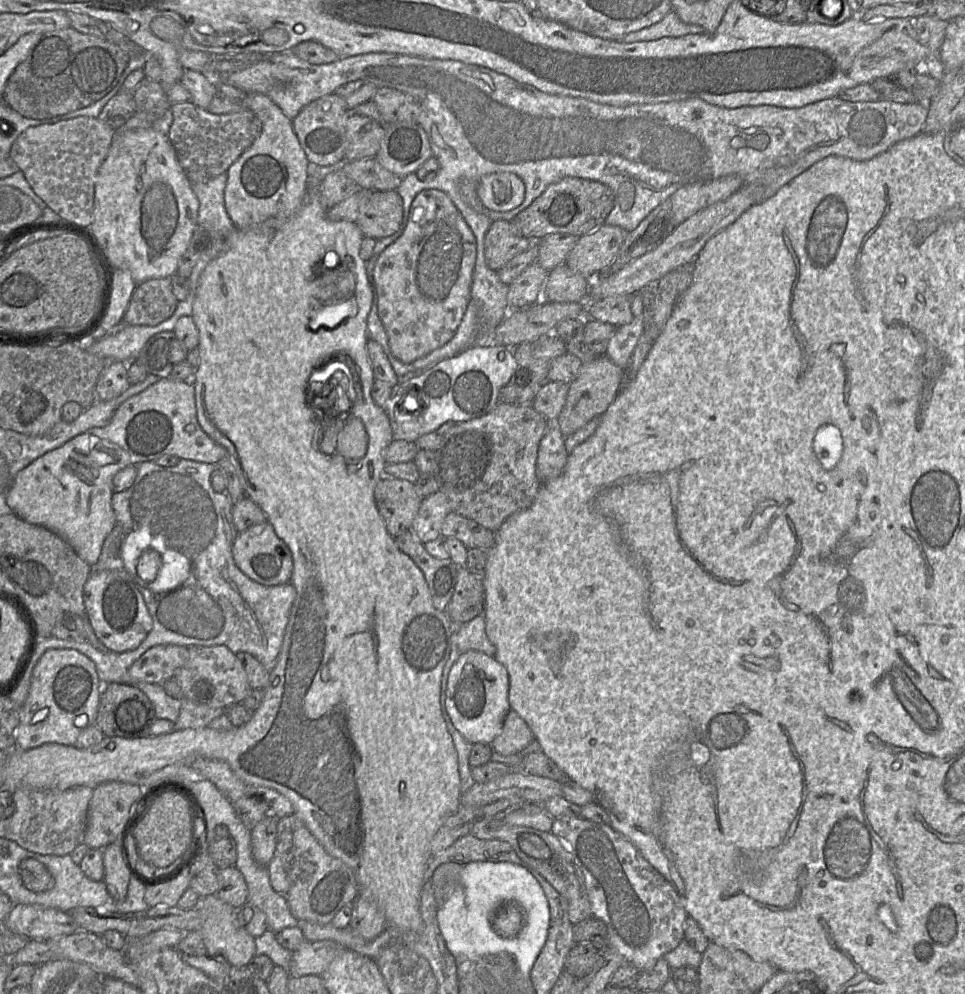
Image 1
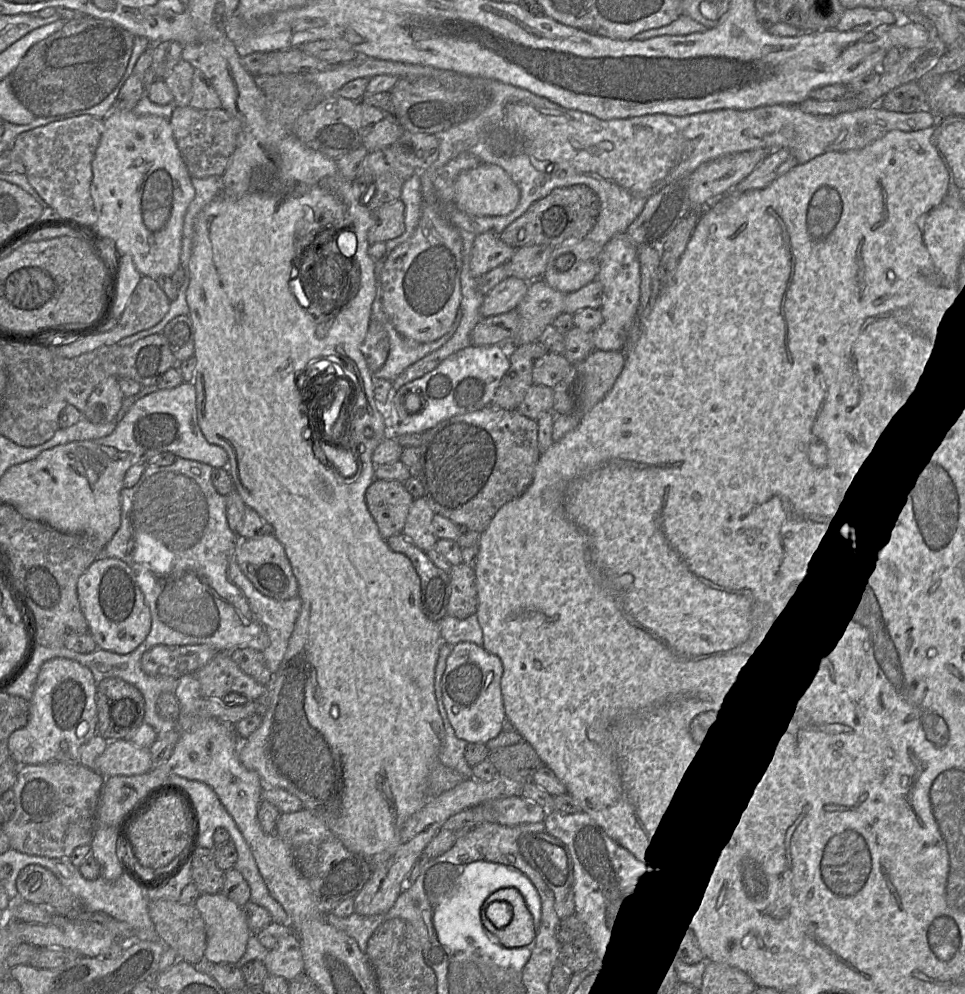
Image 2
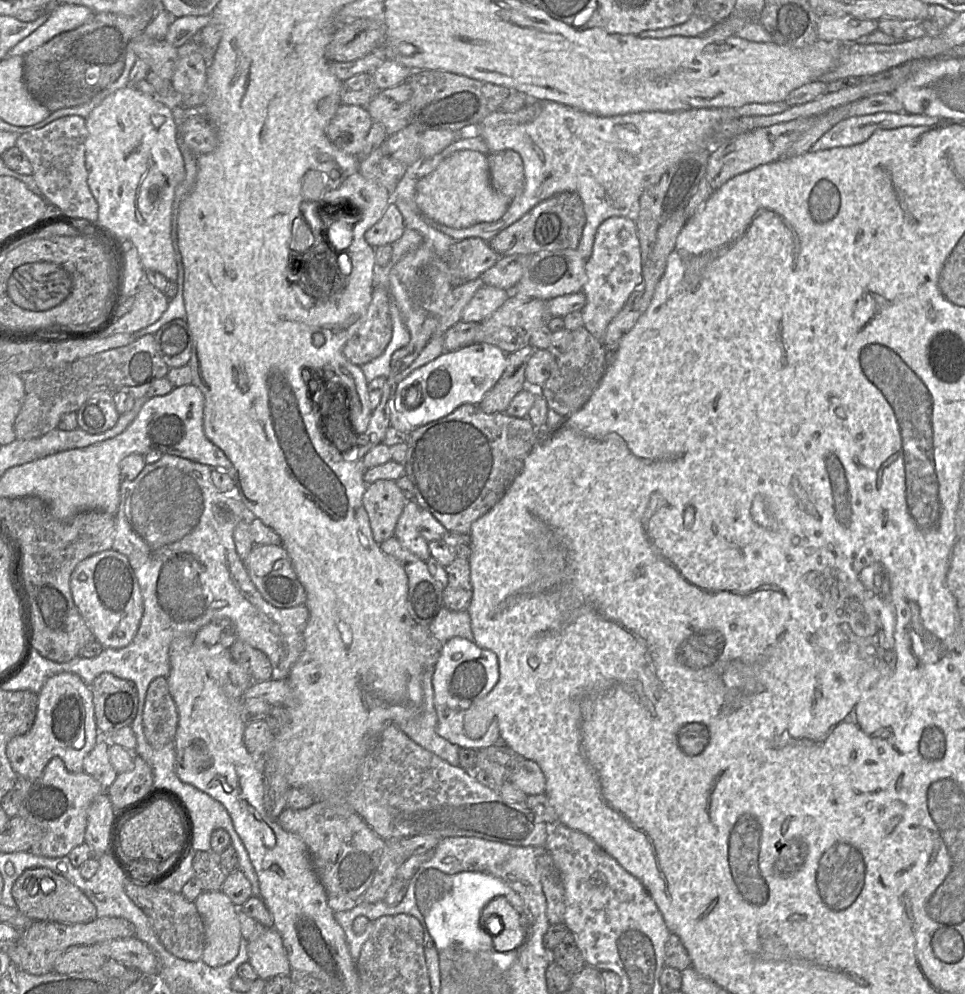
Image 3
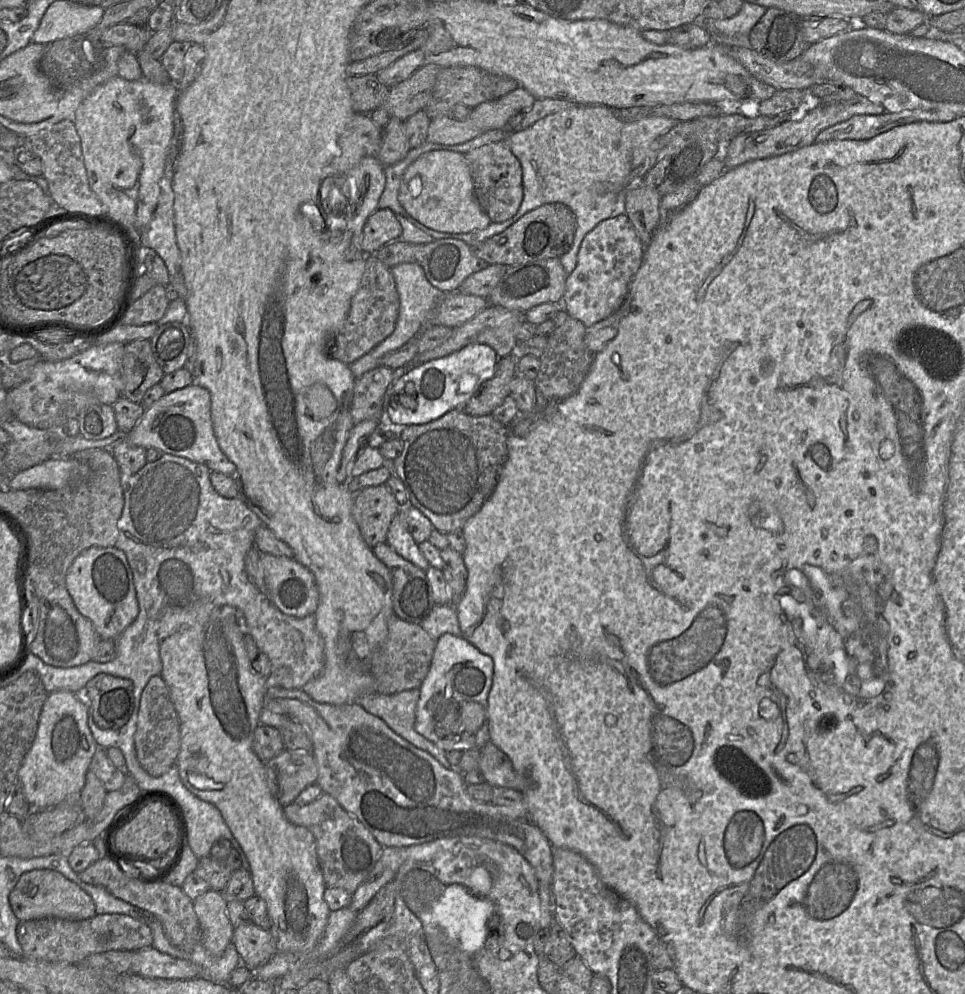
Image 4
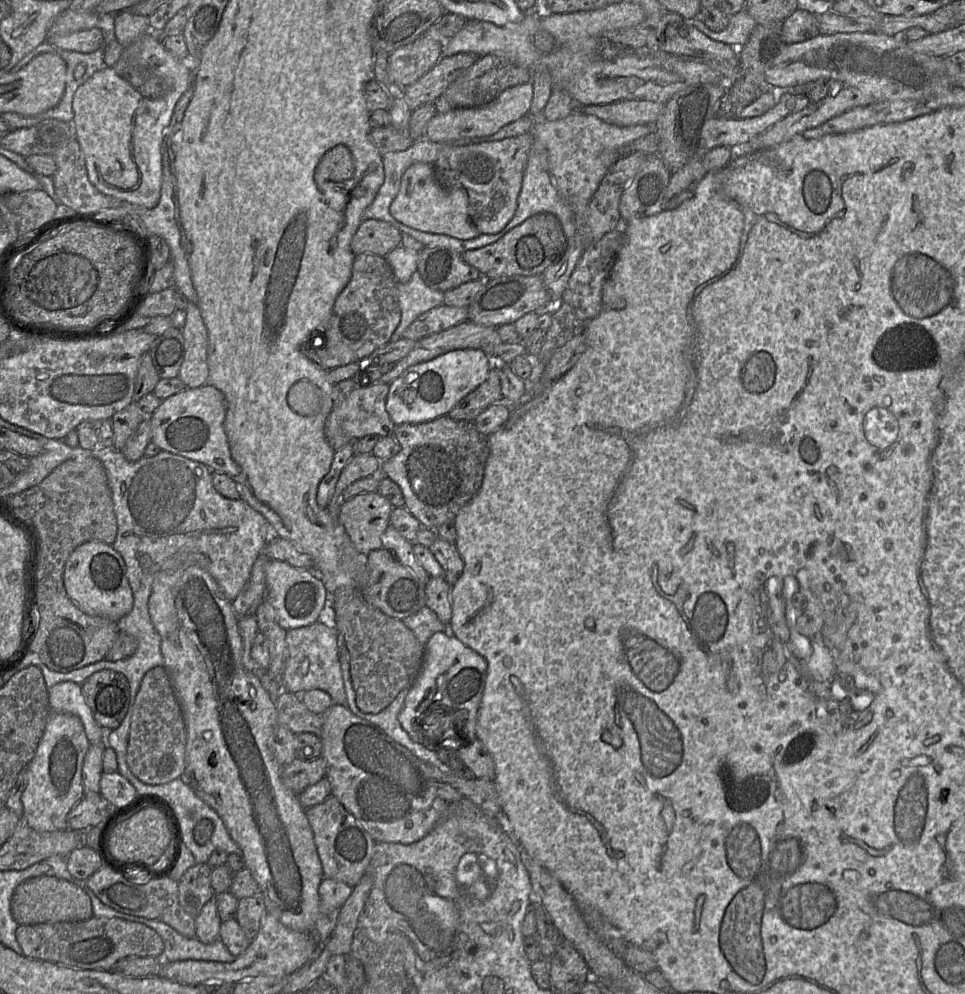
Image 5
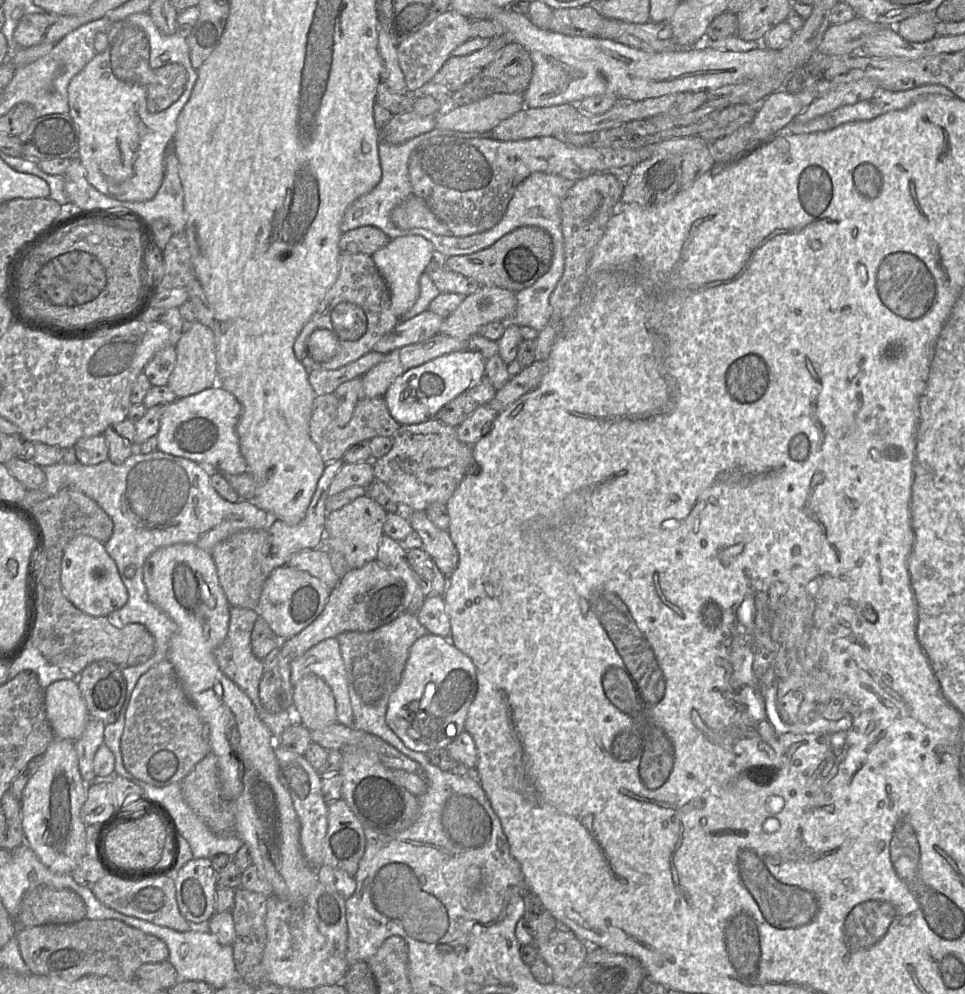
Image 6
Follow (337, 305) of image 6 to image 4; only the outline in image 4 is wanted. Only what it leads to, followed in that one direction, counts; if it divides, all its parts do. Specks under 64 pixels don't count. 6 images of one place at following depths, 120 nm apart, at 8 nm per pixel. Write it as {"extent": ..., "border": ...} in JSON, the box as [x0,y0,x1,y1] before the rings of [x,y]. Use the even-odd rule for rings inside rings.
{"extent":[328,255,399,365],"border":[[[368,255],[365,271],[352,298],[348,316],[341,330],[335,334],[338,340],[329,347],[328,355],[332,353],[332,359],[350,365],[369,353],[394,331],[399,306],[399,294],[391,268],[383,264],[376,255]]]}

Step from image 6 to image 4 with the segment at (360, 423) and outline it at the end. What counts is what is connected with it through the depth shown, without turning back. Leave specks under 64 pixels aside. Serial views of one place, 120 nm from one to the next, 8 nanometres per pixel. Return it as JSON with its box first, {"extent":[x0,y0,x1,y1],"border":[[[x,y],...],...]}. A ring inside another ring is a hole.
{"extent":[350,366,399,425],"border":[[[378,366],[355,379],[350,405],[354,425],[364,420],[385,421],[387,390],[399,372]]]}

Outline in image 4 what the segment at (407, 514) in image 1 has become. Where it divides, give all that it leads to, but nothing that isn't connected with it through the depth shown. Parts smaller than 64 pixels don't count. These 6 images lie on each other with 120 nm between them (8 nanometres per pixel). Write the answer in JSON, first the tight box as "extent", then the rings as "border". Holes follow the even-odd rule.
{"extent":[352,484,400,547],"border":[[[386,484],[355,493],[352,515],[369,547],[386,542],[390,524],[399,510],[400,504]]]}

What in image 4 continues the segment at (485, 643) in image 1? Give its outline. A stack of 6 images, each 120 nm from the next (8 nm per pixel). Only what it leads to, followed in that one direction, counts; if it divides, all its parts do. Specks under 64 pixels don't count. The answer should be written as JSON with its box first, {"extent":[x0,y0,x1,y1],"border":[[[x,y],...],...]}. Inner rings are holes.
{"extent":[420,604,462,641],"border":[[[435,604],[429,616],[420,625],[435,641],[445,633],[462,637],[457,611],[453,604]]]}

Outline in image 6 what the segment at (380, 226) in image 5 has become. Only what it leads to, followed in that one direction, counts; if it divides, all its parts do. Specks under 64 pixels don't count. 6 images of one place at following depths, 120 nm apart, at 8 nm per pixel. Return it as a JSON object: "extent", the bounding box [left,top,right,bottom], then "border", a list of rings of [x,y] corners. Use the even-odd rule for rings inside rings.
{"extent":[339,226,391,255],"border":[[[362,226],[345,232],[339,240],[342,252],[372,255],[384,247],[391,239],[379,228]]]}

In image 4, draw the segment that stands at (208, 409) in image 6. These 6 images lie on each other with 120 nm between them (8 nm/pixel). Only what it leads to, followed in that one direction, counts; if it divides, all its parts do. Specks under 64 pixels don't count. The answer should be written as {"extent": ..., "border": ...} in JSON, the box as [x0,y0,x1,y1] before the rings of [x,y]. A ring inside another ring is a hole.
{"extent":[127,384,236,477],"border":[[[197,384],[166,394],[145,409],[141,420],[127,434],[127,440],[147,450],[159,449],[166,454],[206,465],[211,472],[236,477],[236,466],[221,451],[214,434],[210,393]]]}

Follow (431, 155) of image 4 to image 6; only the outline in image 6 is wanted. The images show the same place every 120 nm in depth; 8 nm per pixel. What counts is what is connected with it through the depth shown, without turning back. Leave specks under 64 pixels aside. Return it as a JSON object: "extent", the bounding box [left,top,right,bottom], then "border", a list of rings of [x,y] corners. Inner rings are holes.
{"extent":[391,194,453,235],"border":[[[414,194],[393,209],[391,219],[402,229],[423,228],[437,235],[453,235],[448,226],[435,216],[427,203]]]}

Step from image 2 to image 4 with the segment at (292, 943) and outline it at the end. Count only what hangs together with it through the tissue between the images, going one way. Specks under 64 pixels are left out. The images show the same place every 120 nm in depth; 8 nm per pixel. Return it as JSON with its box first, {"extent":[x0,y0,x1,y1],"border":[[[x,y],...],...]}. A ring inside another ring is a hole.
{"extent":[231,921,278,970],"border":[[[249,921],[234,928],[231,943],[241,957],[241,963],[251,970],[265,965],[278,952],[272,932]]]}

